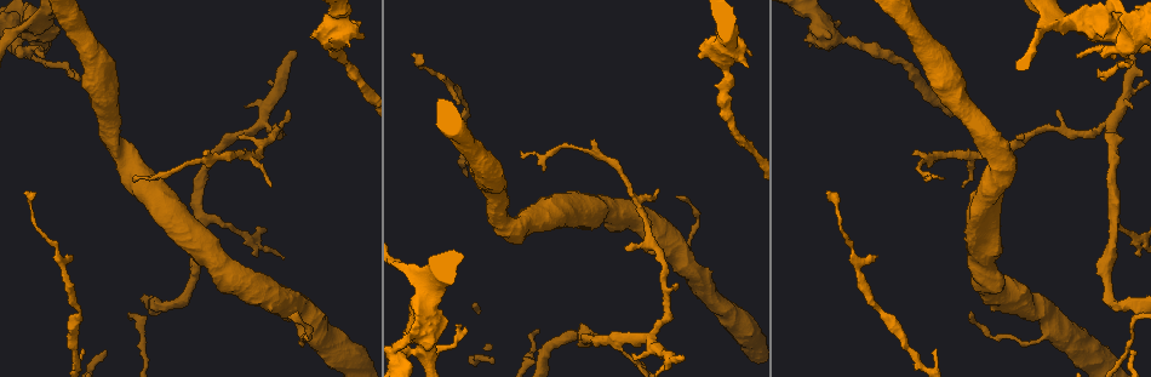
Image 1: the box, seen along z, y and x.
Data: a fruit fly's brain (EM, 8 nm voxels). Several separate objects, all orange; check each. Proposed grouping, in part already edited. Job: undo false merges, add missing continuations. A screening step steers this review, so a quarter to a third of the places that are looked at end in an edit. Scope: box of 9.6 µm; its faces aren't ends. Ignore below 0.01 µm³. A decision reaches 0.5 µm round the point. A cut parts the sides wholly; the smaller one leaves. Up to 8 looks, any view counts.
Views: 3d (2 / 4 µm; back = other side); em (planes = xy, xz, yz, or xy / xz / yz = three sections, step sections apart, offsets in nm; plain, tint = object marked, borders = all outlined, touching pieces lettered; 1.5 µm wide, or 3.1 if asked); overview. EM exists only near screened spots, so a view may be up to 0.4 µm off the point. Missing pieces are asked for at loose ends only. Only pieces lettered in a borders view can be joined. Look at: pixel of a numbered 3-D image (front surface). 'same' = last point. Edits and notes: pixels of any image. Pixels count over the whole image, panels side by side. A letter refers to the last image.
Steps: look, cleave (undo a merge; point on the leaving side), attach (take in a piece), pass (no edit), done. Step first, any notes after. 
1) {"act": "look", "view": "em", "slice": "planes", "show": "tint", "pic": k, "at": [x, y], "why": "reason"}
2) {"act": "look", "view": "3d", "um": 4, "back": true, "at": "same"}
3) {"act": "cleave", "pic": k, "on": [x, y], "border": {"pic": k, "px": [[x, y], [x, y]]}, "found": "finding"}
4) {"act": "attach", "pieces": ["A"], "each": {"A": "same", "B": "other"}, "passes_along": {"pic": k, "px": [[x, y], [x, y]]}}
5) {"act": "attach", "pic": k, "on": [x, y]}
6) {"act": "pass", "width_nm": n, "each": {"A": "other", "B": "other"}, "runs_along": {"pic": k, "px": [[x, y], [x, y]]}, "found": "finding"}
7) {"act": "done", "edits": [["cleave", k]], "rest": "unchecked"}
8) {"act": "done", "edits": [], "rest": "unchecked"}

{"act": "look", "view": "em", "slice": "planes", "show": "borders", "pic": 1, "at": [683, 356], "why": "an open end"}

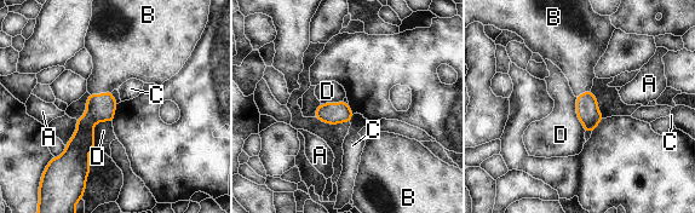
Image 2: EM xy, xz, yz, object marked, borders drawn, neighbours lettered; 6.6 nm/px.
{"act": "attach", "pieces": ["B"], "each": {"A": "other", "B": "same", "C": "other", "D": "other"}, "passes_along": {"pic": 2, "px": [[99, 108], [101, 95], [115, 61]]}, "found": "it goes on there"}

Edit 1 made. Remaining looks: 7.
{"act": "look", "view": "overview"}

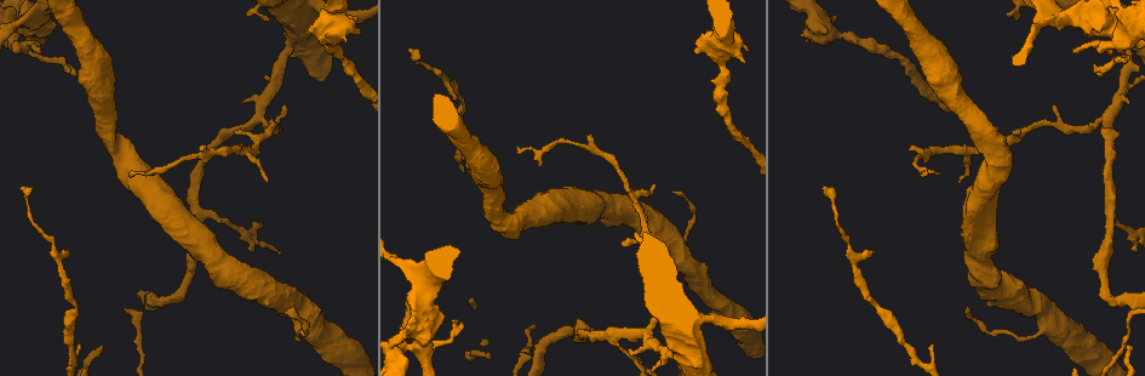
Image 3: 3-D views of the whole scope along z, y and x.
{"act": "look", "view": "em", "slice": "planes", "show": "plain", "pic": 3, "at": [1100, 76], "why": "branch stops here"}

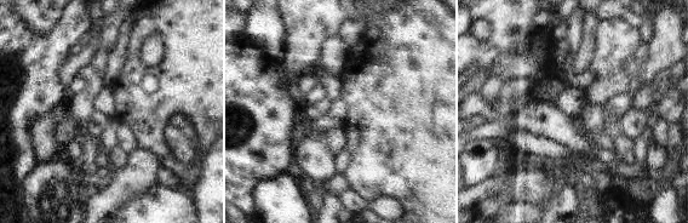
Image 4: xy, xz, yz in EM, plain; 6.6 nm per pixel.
{"act": "look", "view": "em", "slice": "planes", "show": "tint", "at": "same", "why": "where the object lies"}

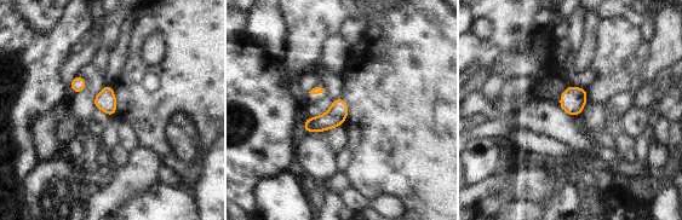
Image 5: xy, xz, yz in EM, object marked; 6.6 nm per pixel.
{"act": "look", "view": "em", "slice": "planes", "show": "borders", "at": "same", "why": "what lies round it"}

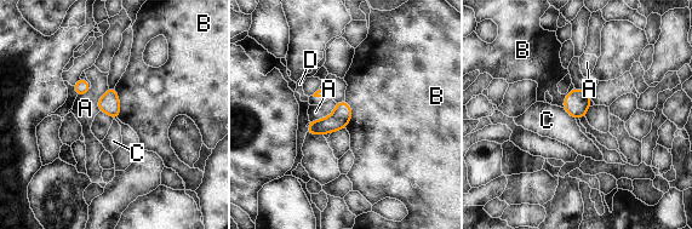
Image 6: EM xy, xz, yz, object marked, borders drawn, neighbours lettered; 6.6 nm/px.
{"act": "pass", "each": {"A": "other", "B": "other", "C": "other", "D": "other"}, "border": {"pic": 6, "px": [[564, 107], [575, 119]]}, "found": "no lettered piece goes on from it"}

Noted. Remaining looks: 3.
{"act": "look", "view": "em", "slice": "xz", "step": 4, "show": "borders", "pic": 3, "at": [81, 347], "why": "thin end"}

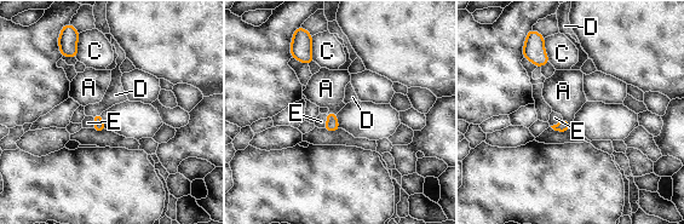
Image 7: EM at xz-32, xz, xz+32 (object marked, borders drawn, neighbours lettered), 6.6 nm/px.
{"act": "look", "view": "em", "slice": "planes", "show": "borders", "at": "same", "why": "another direction"}

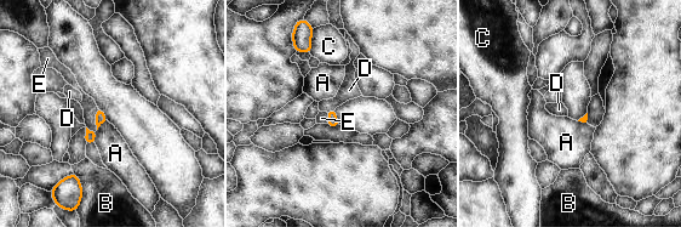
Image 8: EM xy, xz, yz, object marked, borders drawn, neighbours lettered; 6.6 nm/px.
{"act": "pass", "each": {"A": "other", "B": "other", "C": "other", "D": "other", "E": "other"}, "border": {"pic": 8, "px": [[107, 120], [96, 131], [93, 142]]}, "found": "none of them fits"}

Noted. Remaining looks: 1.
{"act": "done", "edits": [["attach", 2]], "rest": "unchecked"}

